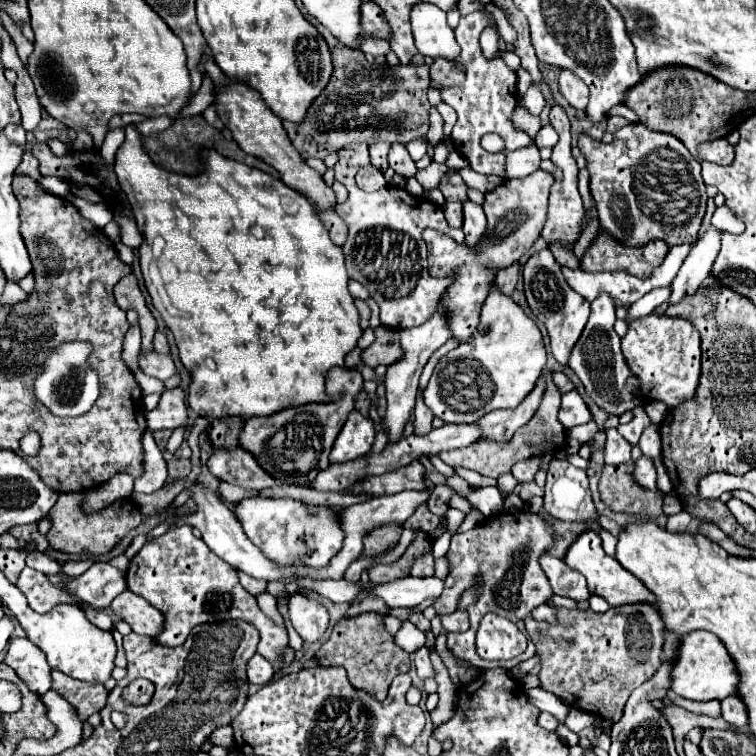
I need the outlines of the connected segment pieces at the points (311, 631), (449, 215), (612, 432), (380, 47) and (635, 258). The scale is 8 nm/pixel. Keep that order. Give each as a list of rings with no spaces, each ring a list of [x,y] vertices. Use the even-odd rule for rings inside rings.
[[[291,595],[289,597],[289,621],[303,641],[315,643],[323,637],[329,625],[329,613],[323,605],[319,605],[317,601],[309,597]]]
[[[447,203],[443,213],[445,213],[445,219],[447,219],[449,227],[457,229],[457,227],[463,225],[463,207],[461,207],[461,203]]]
[[[607,429],[607,443],[605,443],[605,463],[619,465],[629,463],[631,459],[631,445],[621,437],[617,429]]]
[[[367,39],[367,41],[361,41],[359,43],[359,49],[363,53],[371,53],[373,57],[377,55],[387,55],[391,49],[389,49],[389,41],[385,39]]]
[[[603,227],[597,229],[593,241],[581,257],[583,271],[625,271],[639,279],[647,279],[667,257],[665,241],[647,241],[641,247],[617,243]]]

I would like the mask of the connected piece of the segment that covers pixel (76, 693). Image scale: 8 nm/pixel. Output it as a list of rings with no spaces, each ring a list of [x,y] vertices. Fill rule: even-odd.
[[[53,671],[53,685],[57,693],[61,693],[79,713],[79,717],[85,721],[91,713],[97,713],[99,709],[105,707],[105,697],[107,691],[99,683],[85,683],[85,681],[75,681],[73,677],[63,675],[61,671]]]

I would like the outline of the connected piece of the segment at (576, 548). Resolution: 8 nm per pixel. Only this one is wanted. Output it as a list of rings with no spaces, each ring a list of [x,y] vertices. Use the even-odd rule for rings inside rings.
[[[583,531],[581,535],[577,535],[577,539],[569,545],[563,561],[579,571],[585,579],[587,579],[587,587],[593,595],[601,595],[603,599],[609,601],[611,607],[617,607],[617,605],[625,605],[625,603],[637,603],[637,601],[649,601],[649,603],[655,603],[653,599],[653,593],[635,577],[631,575],[617,559],[613,557],[607,557],[603,547],[601,547],[601,539],[597,533],[593,531]]]

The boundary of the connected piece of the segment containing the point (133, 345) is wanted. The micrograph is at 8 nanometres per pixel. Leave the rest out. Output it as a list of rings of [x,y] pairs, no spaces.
[[[135,325],[135,327],[131,327],[131,329],[127,331],[127,335],[125,335],[123,355],[121,355],[123,363],[125,363],[133,373],[137,373],[137,369],[139,369],[139,361],[137,361],[139,349],[141,349],[141,333],[139,333],[139,325]]]

